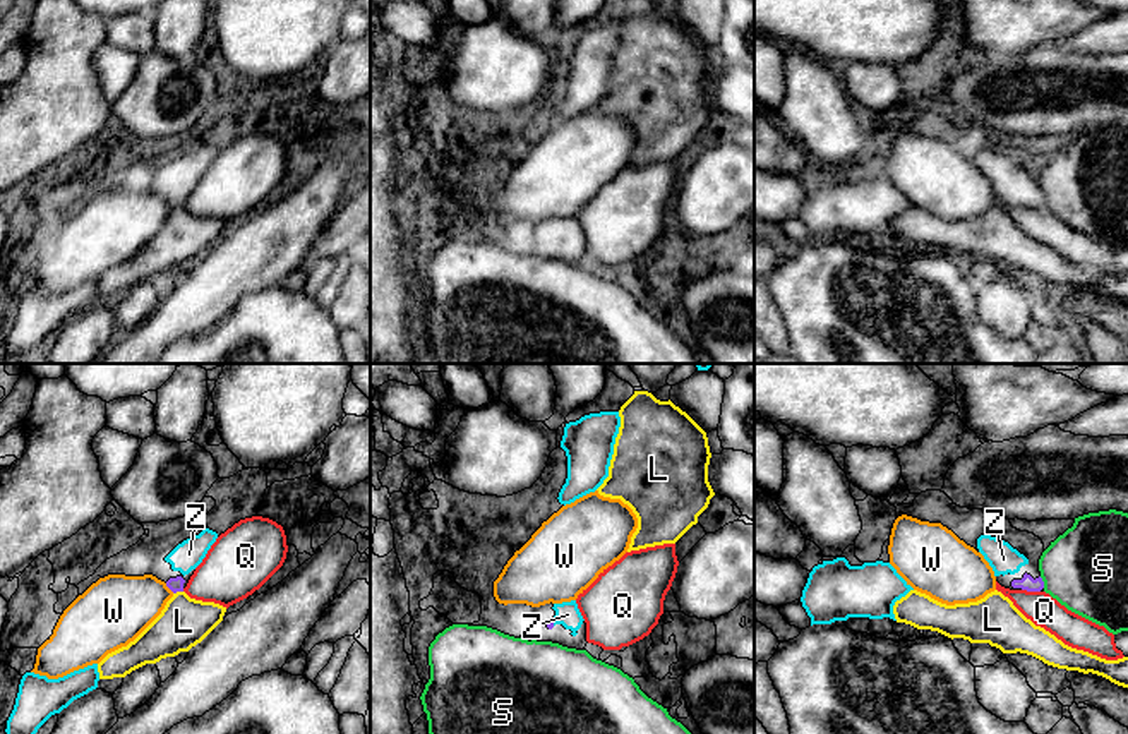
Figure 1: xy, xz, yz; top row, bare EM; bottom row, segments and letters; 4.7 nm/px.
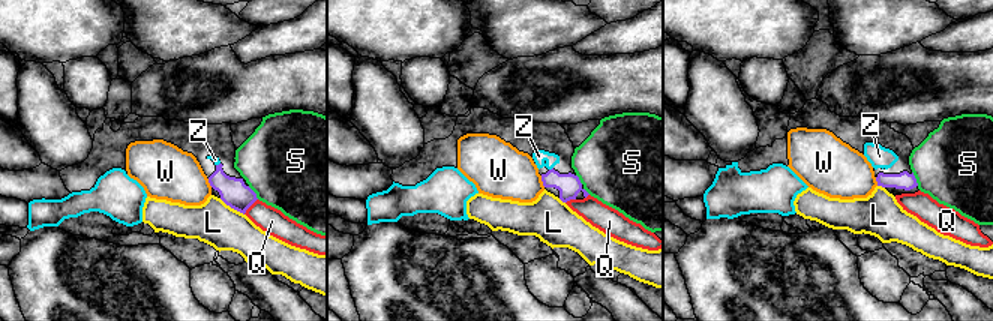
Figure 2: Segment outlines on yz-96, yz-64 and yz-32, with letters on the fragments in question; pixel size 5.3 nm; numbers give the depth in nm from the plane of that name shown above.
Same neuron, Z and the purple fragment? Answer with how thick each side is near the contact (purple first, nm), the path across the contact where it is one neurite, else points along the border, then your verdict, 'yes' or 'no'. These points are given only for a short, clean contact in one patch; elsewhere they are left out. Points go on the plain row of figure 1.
calibres 30 and 120 nm; yes

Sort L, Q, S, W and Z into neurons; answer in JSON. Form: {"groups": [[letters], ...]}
{"groups": [["L"], ["Q", "S"], ["W"], ["Z"]]}

